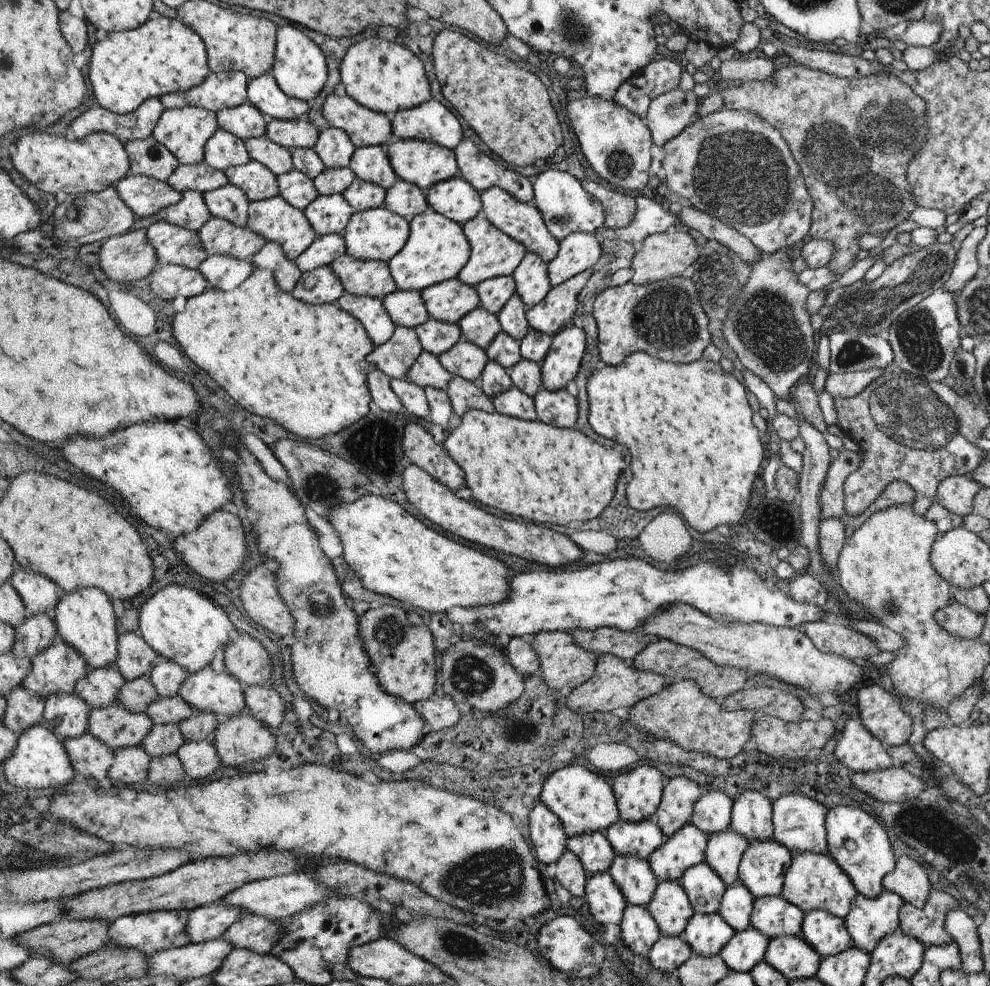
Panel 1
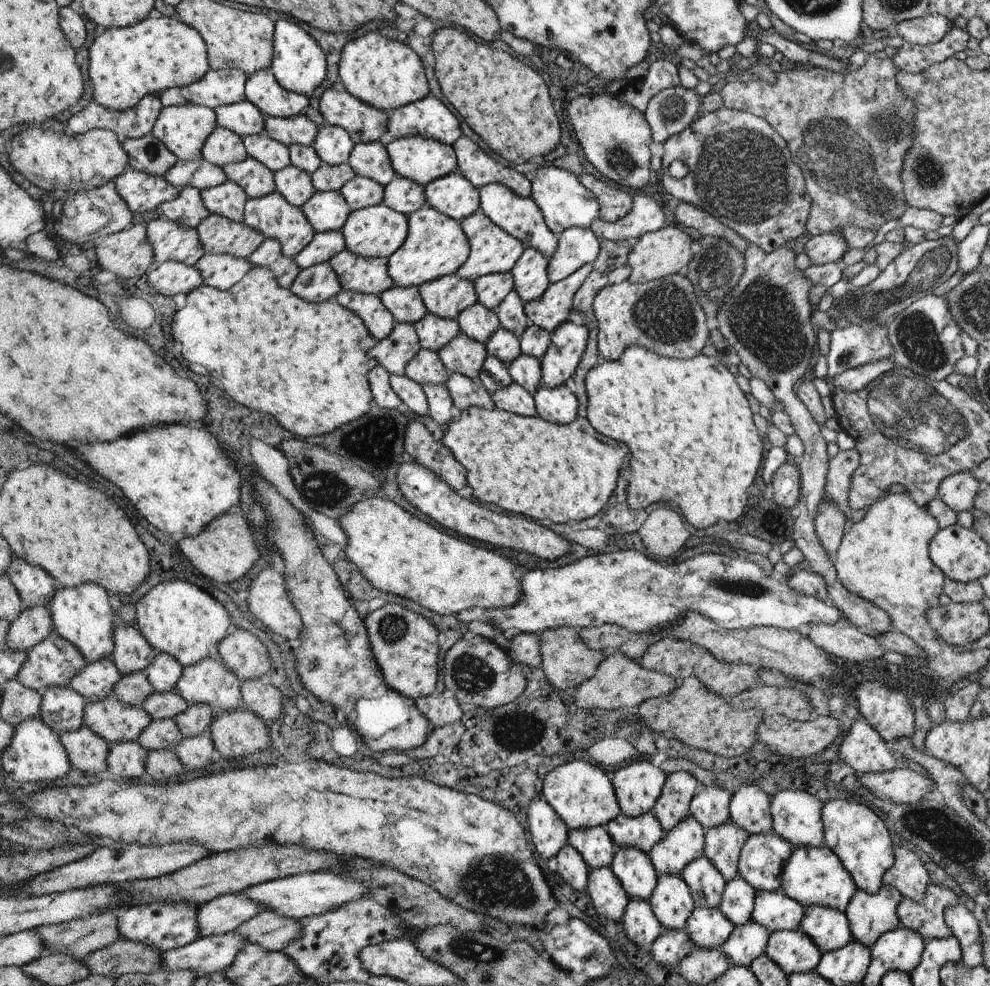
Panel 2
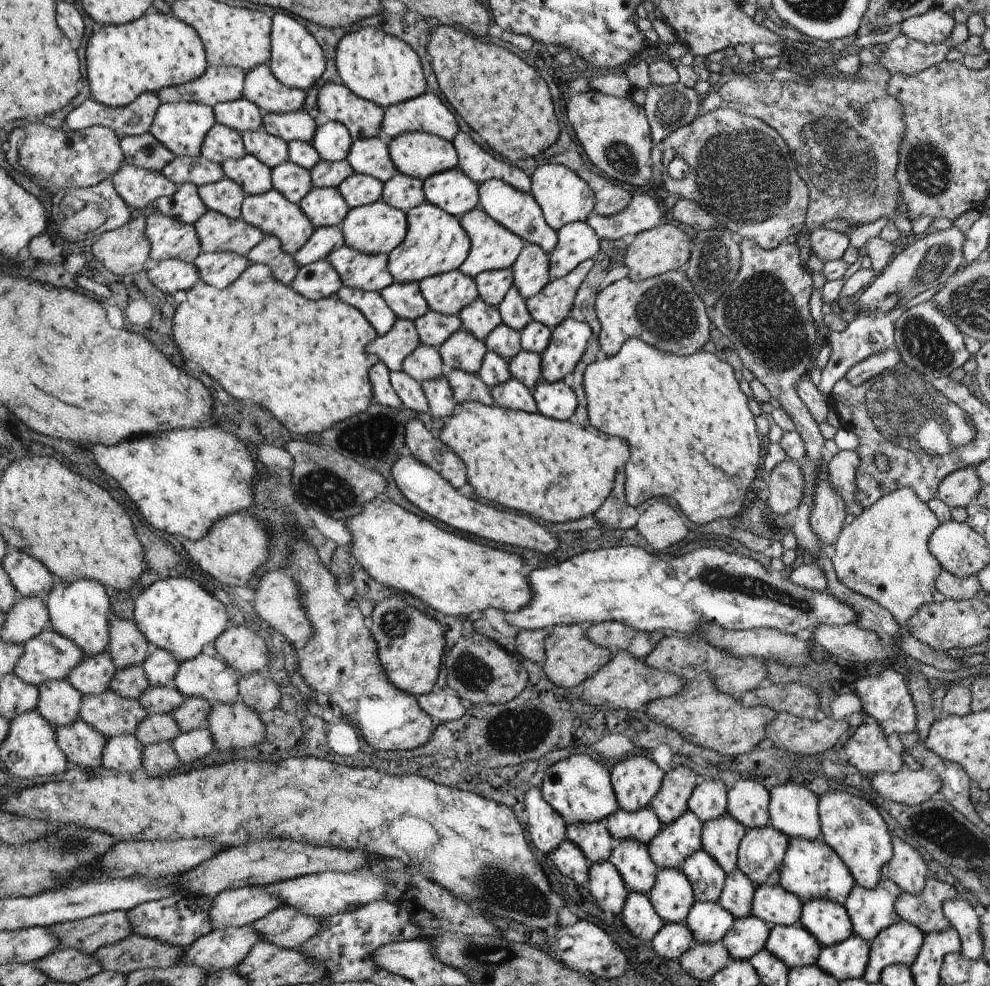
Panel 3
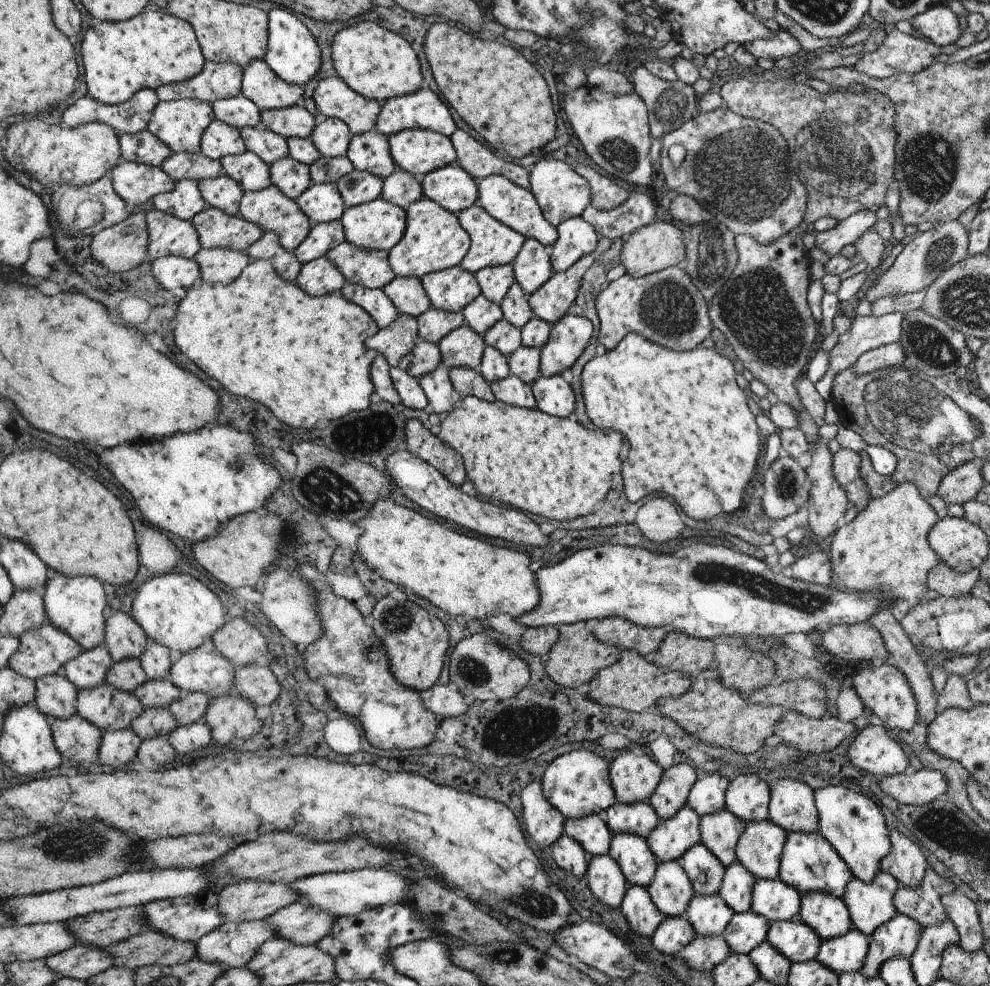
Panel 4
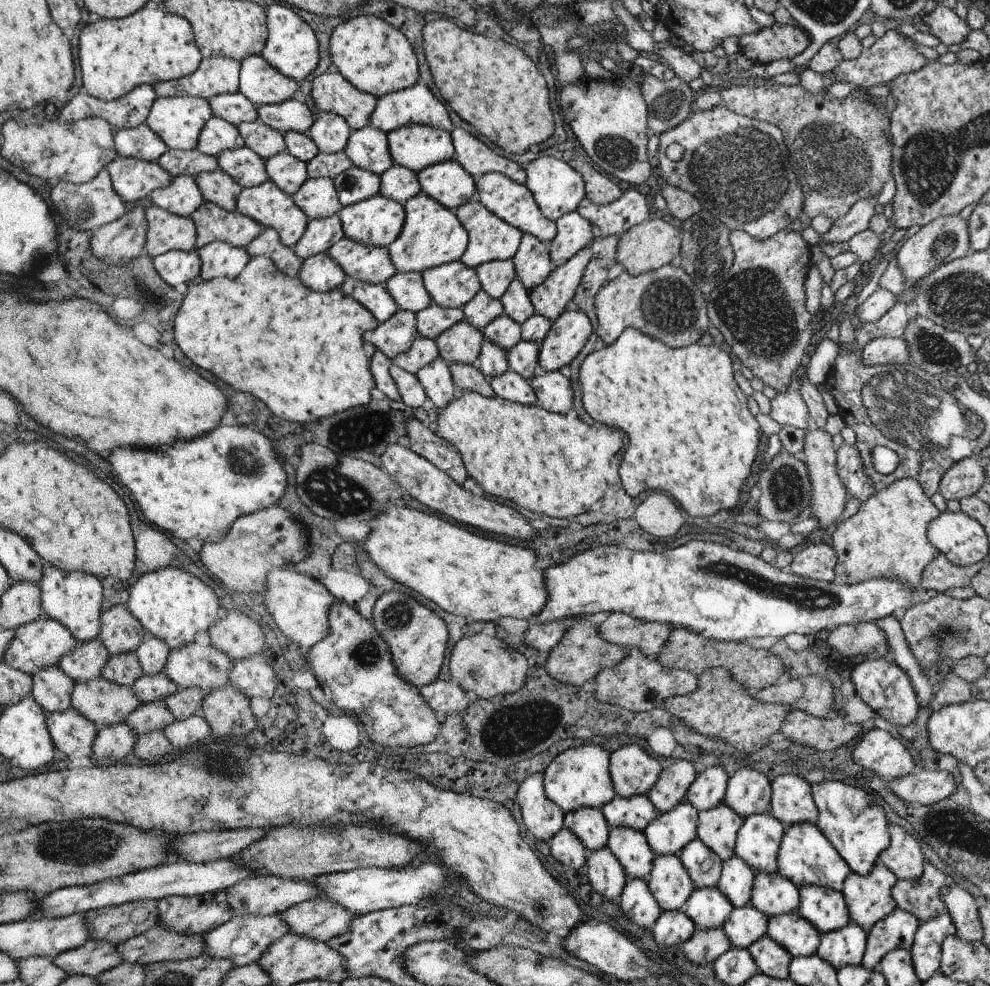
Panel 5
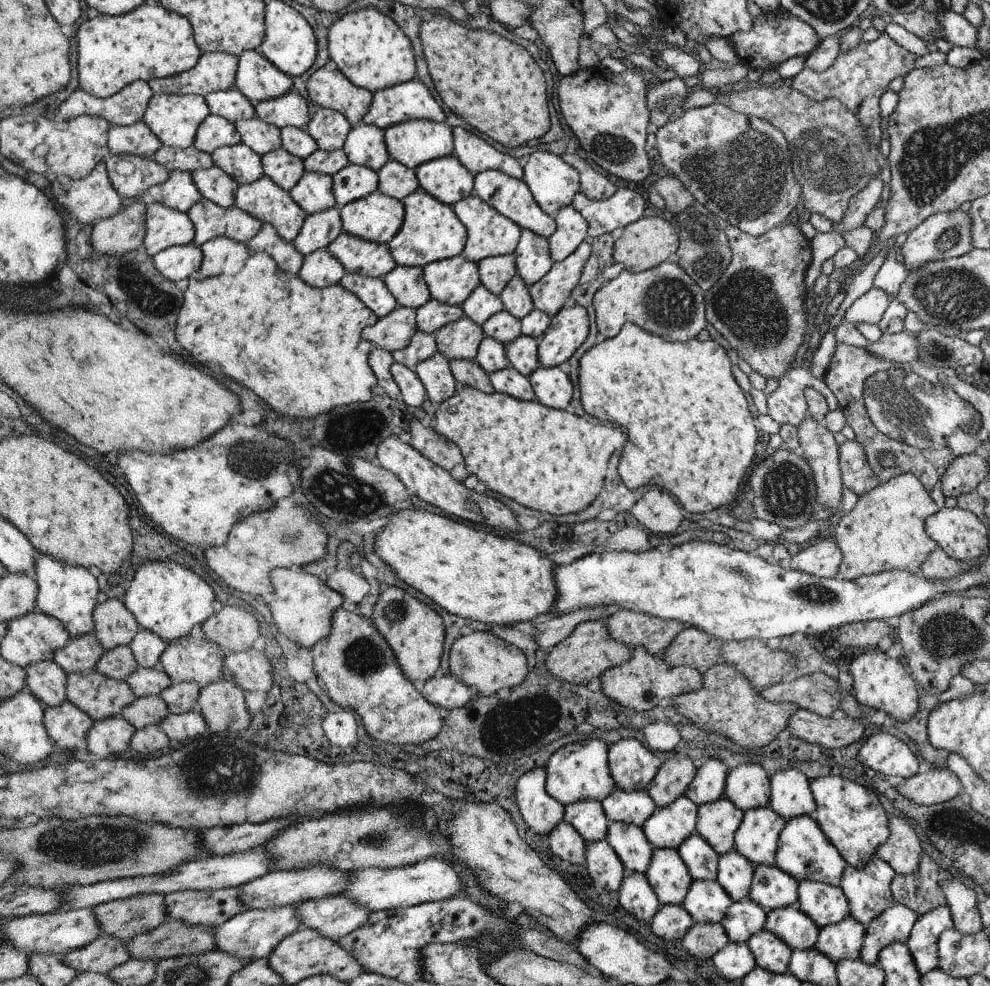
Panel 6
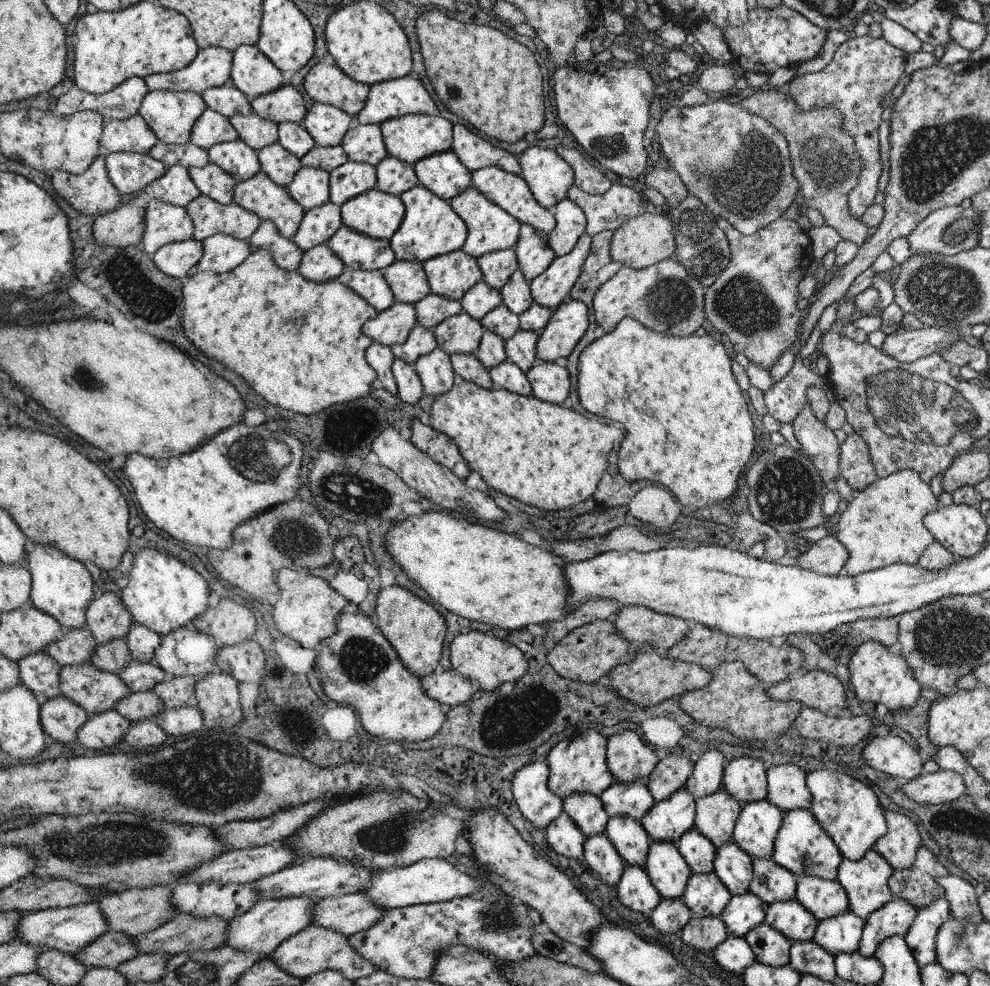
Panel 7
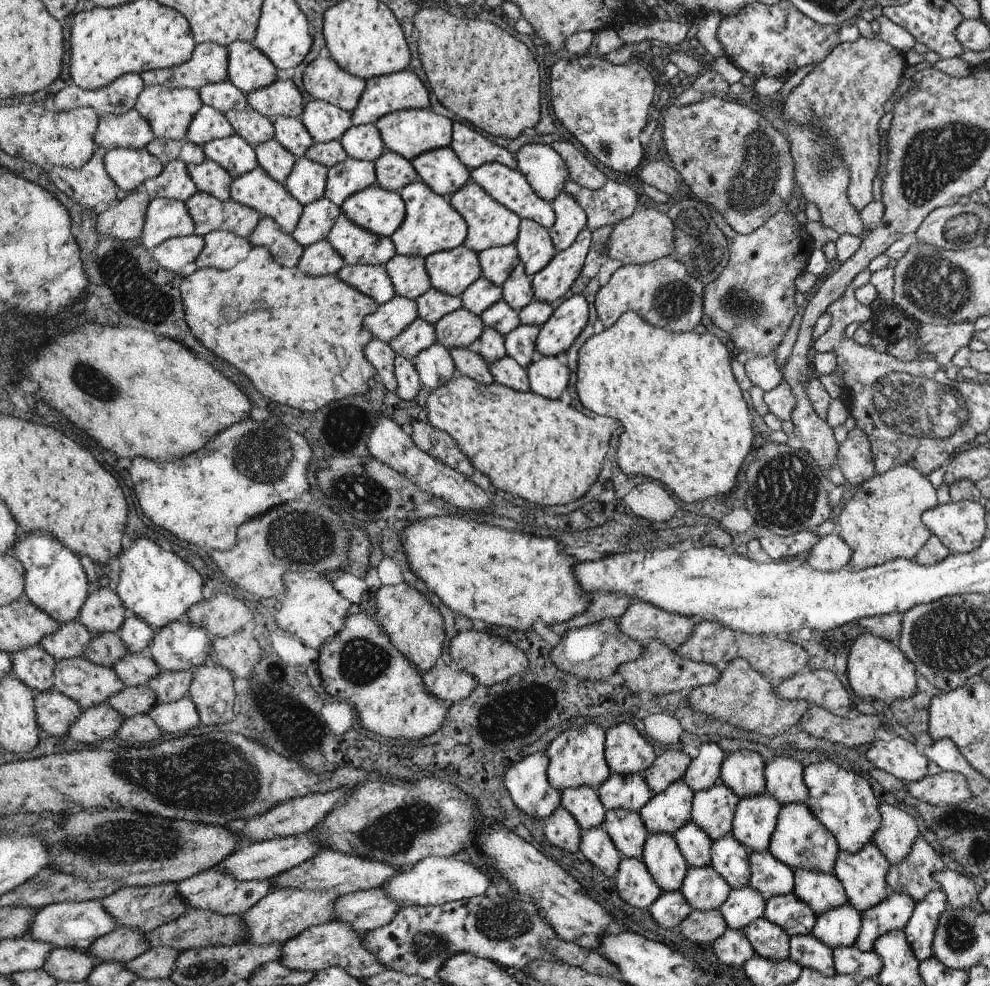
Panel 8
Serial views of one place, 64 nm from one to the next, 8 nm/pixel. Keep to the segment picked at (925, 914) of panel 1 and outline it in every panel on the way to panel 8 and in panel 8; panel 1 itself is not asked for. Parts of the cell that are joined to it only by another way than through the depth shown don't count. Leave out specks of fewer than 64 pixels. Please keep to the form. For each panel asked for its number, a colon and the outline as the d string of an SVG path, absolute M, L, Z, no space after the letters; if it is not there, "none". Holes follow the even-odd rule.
2: M929 882L921 902L903 898L897 904L897 918L903 928L915 930L919 936L923 936L923 940L941 940L951 936L951 928L945 922L943 910L957 904L959 898L949 888L941 888L937 882Z
3: M933 872L927 876L925 888L919 894L901 892L895 900L895 912L901 920L915 924L923 934L943 932L951 928L943 914L943 902L955 900L959 894L953 886L945 884Z
4: M927 866L925 876L917 888L905 888L899 884L899 888L893 894L893 906L897 908L897 914L913 918L921 924L921 928L937 926L947 918L947 912L941 904L941 896L951 894L955 890L957 888L949 880L939 878Z
5: M925 860L923 874L915 880L897 880L891 888L891 898L895 900L897 908L913 914L921 924L937 914L947 912L941 890L953 884L953 876L939 872Z
6: M921 852L917 872L909 876L893 876L889 888L897 904L903 904L917 912L917 916L923 916L925 912L935 910L947 902L941 890L941 882L945 880L951 880L951 874L941 870L939 864Z
7: M923 844L917 850L915 862L907 870L893 870L887 886L893 898L907 900L917 910L929 906L935 898L943 898L945 890L937 884L937 878L945 878L947 870Z
8: M917 836L909 854L899 864L891 864L885 874L887 888L891 892L907 894L915 902L923 900L929 892L939 892L939 882L931 876L945 868L943 856L939 856L923 836Z

